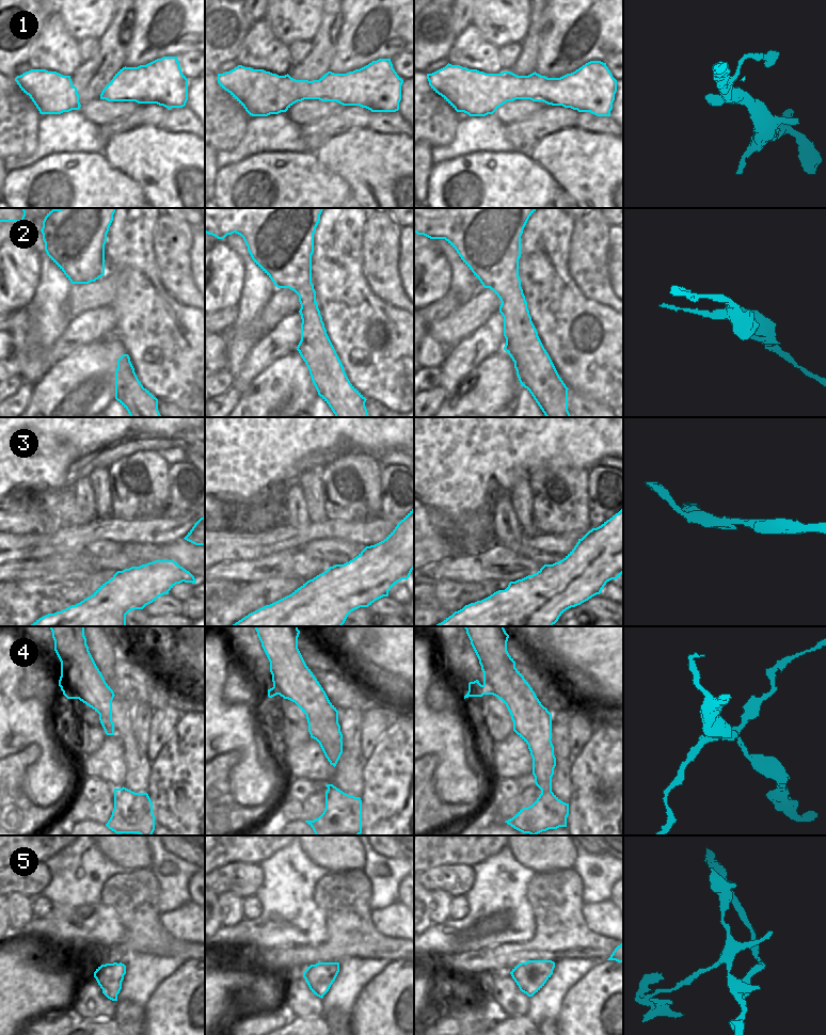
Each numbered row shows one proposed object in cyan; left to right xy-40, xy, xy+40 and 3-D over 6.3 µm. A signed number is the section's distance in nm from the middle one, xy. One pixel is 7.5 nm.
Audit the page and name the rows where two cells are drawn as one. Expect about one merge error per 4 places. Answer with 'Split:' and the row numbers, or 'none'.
Split: 4, 5

